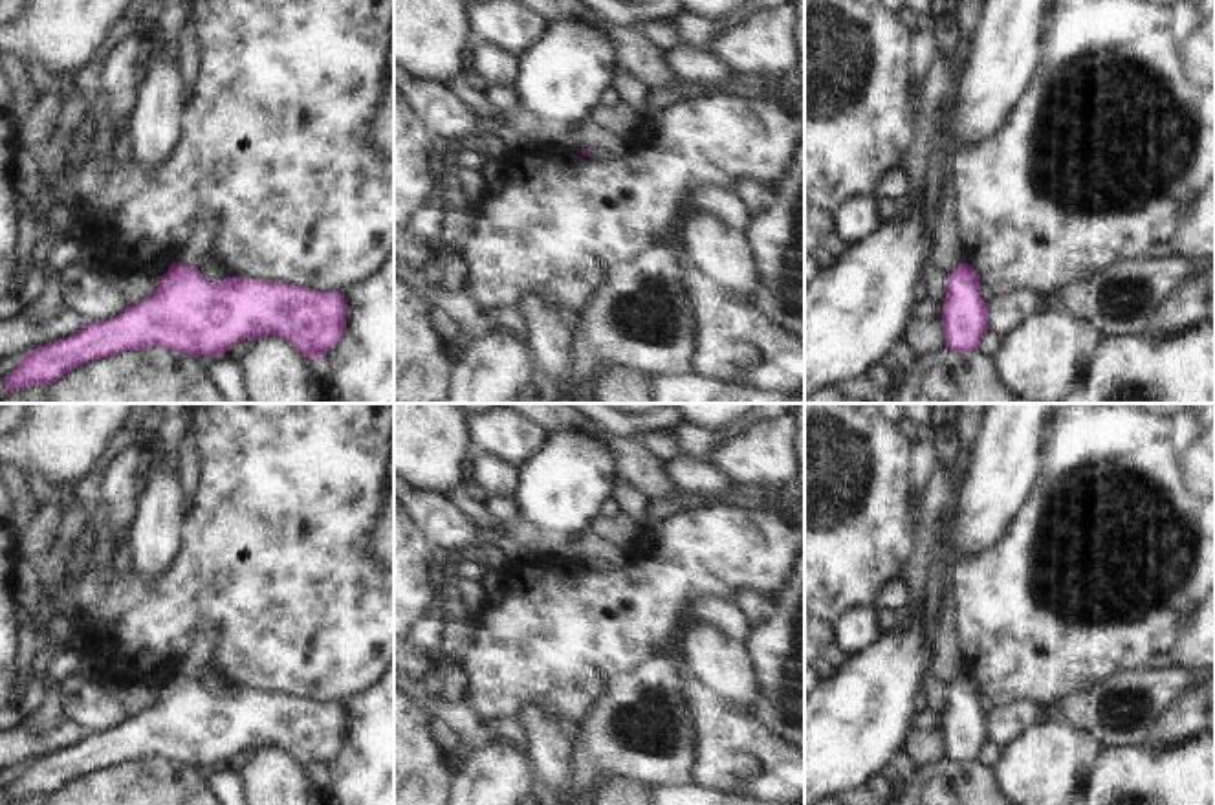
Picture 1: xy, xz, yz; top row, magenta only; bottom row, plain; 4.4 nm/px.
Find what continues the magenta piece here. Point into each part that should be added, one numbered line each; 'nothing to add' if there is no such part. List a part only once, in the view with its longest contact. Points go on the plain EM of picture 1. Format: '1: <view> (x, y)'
1: xy (202, 640).

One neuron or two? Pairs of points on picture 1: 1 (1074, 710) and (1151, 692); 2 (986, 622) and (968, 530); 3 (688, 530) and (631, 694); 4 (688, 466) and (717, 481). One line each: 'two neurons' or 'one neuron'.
1: one neuron
2: two neurons
3: two neurons
4: one neuron

